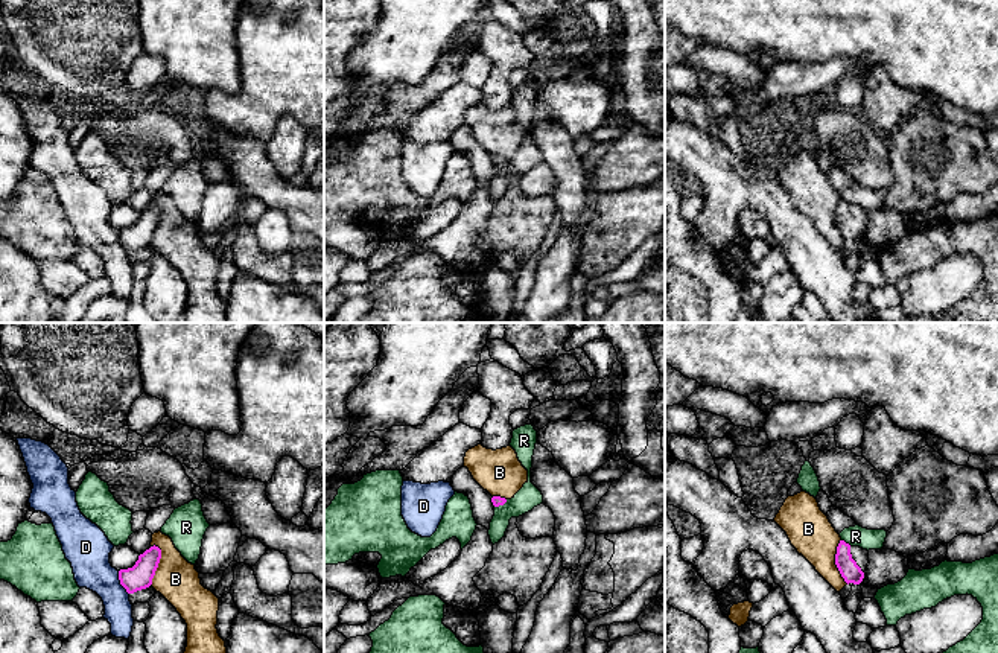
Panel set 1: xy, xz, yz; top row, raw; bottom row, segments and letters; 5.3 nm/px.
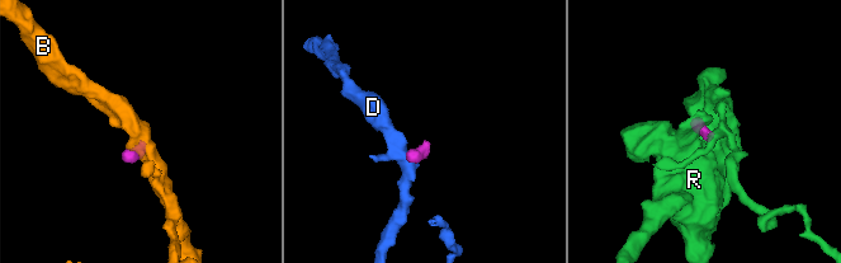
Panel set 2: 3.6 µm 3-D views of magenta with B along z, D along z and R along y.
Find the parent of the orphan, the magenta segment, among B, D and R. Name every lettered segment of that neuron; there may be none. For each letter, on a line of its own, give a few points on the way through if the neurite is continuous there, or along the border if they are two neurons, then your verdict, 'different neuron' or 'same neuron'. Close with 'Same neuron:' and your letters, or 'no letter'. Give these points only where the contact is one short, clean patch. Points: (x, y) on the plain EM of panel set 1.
B: border along xy (154, 203), (160, 209), (160, 221), (149, 244); different neuron
D: border along xy (117, 230), (117, 238), (128, 253); different neuron
R: border along yz (842, 198), (851, 204); different neuron
Same neuron: no letter

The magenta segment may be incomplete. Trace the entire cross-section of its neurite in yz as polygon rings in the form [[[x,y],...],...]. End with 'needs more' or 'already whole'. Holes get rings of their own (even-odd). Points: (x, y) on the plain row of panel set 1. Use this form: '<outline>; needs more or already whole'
[[[840,199],[835,213],[835,224],[847,244],[860,244],[863,240],[867,222],[867,209],[850,205],[844,199]]]; needs more

